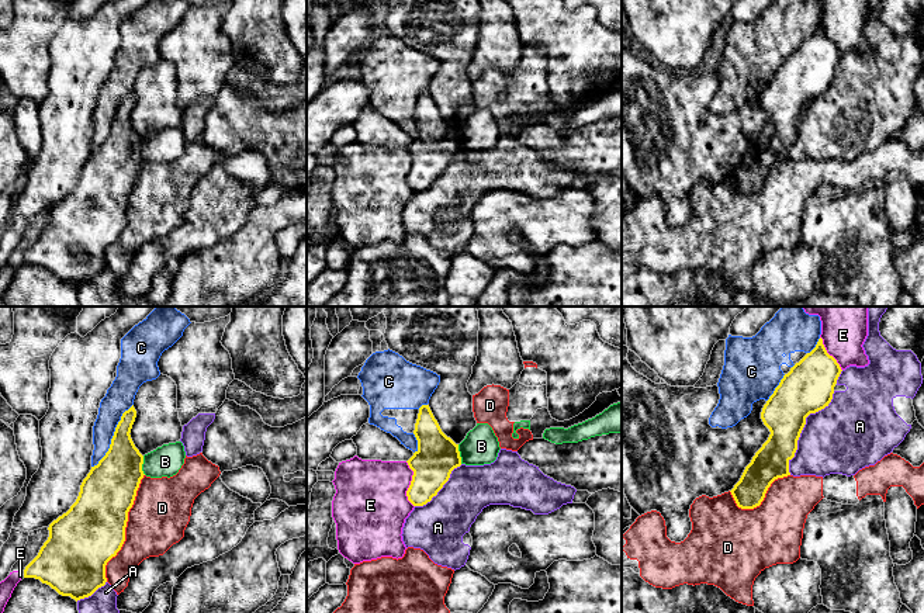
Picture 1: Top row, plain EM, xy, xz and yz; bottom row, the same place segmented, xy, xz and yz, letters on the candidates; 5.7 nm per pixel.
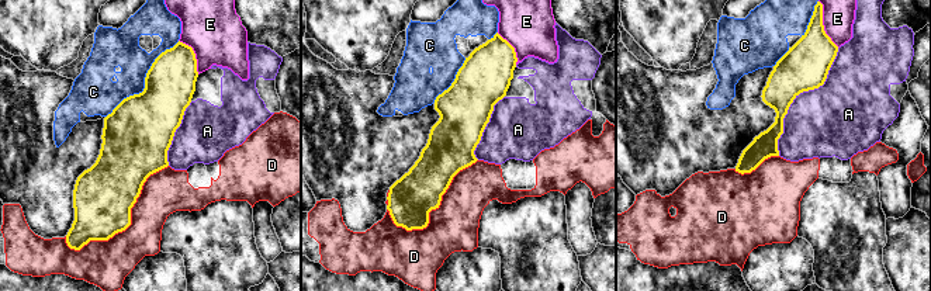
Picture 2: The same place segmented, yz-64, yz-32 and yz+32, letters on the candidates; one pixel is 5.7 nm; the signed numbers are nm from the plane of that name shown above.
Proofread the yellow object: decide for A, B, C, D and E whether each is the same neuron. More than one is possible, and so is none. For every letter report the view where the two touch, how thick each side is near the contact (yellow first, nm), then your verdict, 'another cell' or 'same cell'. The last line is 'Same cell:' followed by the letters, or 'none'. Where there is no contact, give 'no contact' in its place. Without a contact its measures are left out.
A: contact in yz; calibres 280 and 400 nm; another cell
B: contact in xy; calibres 320 and 180 nm; another cell
C: contact in xy; calibres 280 and 160 nm; another cell
D: contact in xy; calibres 380 and 340 nm; another cell
E: contact in xz; calibres 240 and 400 nm; another cell
Same cell: none

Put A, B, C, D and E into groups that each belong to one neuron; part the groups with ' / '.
A / B / C / D / E

